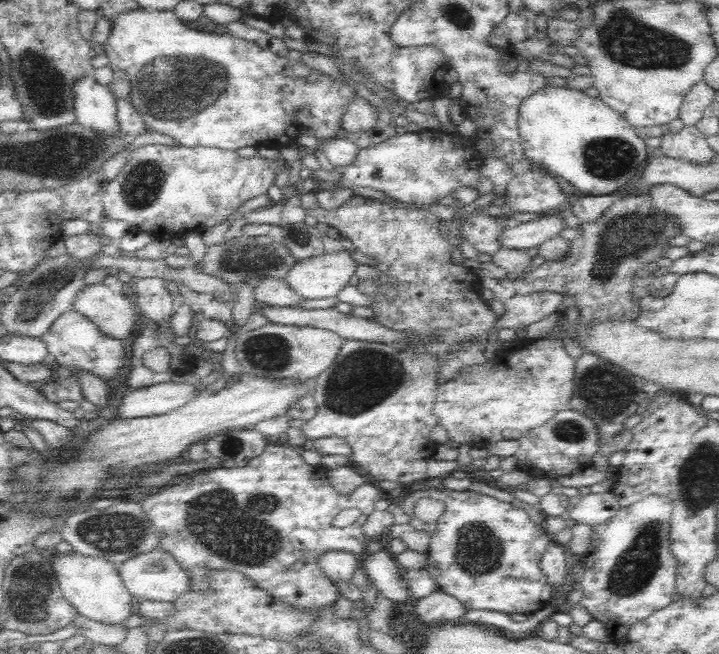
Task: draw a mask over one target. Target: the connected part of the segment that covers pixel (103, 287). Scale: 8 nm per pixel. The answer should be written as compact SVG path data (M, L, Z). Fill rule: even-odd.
M105 283L82 286L76 292L71 308L88 318L101 333L118 340L128 338L136 330L140 318L135 300L120 286Z

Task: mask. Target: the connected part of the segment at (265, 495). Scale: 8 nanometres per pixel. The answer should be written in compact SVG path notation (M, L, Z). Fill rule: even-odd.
M288 444L268 446L262 456L252 458L244 466L208 469L164 486L160 492L142 500L142 509L152 523L152 529L158 533L158 548L170 553L188 574L189 588L204 591L207 588L204 574L227 568L245 574L258 587L274 595L274 600L284 600L284 603L306 611L307 608L333 606L340 597L338 588L318 565L320 554L328 550L348 550L360 560L368 542L362 526L370 512L374 512L374 504L385 497L387 494L368 479L354 494L338 494L330 486L326 472L305 463L302 455ZM346 508L358 508L362 514L348 526L335 526L334 518Z

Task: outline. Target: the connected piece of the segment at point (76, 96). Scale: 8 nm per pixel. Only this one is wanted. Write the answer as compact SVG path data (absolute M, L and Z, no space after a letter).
M92 70L74 80L72 100L75 121L80 125L104 135L119 134L114 95L96 82Z

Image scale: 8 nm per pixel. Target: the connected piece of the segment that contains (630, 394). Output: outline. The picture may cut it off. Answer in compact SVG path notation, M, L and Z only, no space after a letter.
M581 347L575 364L574 390L569 408L588 416L598 427L598 451L625 429L627 418L637 417L638 408L648 399L644 392L647 380L626 372L621 366Z

